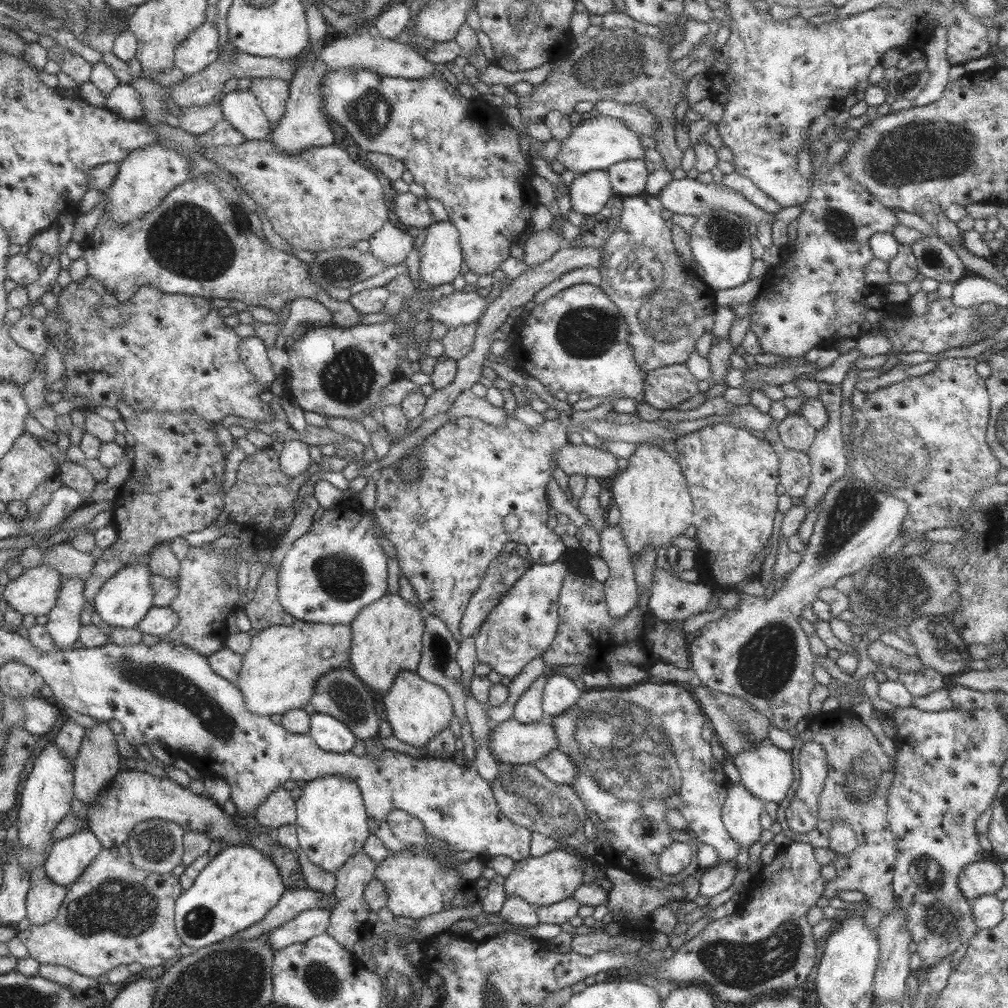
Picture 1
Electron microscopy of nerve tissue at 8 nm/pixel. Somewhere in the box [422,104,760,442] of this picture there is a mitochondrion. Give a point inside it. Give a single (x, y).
(666, 317)

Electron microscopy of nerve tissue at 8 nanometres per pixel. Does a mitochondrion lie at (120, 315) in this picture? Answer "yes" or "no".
yes

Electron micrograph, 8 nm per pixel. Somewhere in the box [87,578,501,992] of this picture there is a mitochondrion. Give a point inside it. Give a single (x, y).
(167, 683)

